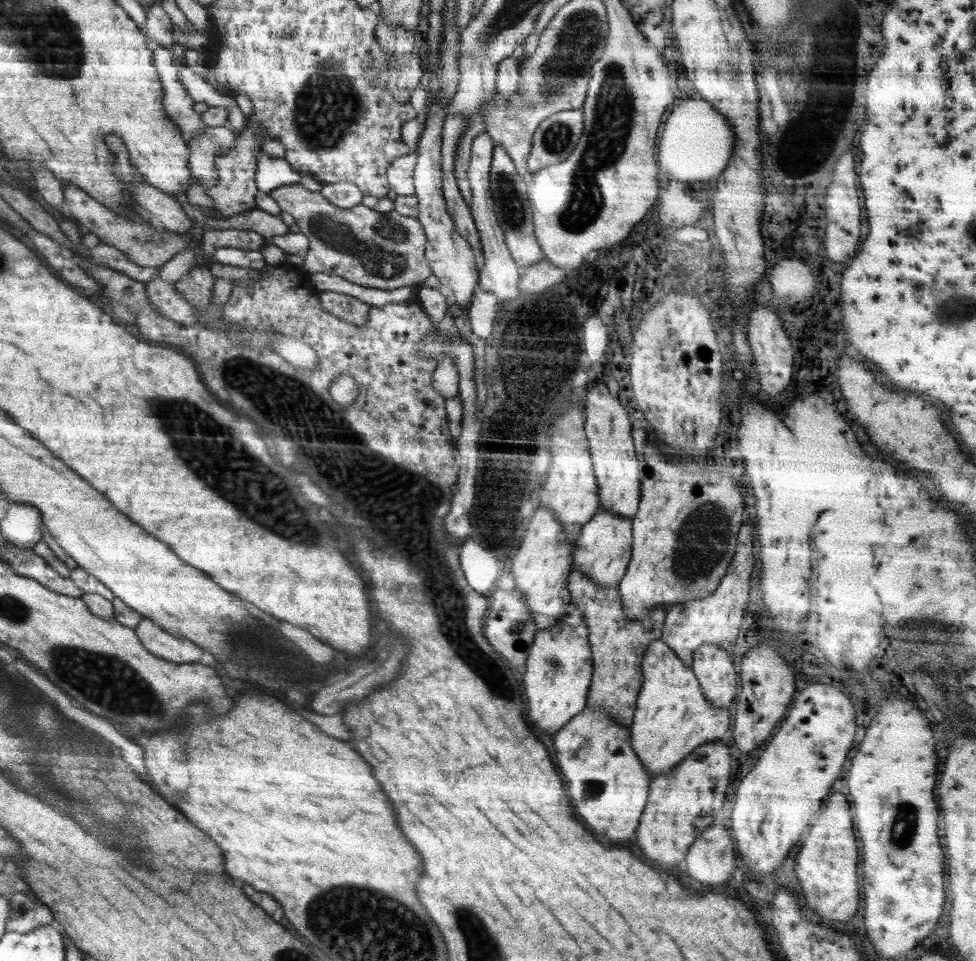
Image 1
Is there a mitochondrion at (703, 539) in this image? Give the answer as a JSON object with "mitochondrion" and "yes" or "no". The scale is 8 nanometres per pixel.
{"mitochondrion":"yes"}

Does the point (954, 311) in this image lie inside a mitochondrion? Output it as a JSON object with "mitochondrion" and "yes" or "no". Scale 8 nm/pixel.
{"mitochondrion":"yes"}

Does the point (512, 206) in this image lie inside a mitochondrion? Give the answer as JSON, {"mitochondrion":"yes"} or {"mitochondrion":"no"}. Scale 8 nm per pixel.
{"mitochondrion":"yes"}

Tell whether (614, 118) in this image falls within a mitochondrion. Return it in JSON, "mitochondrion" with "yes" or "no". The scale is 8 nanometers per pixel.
{"mitochondrion":"yes"}

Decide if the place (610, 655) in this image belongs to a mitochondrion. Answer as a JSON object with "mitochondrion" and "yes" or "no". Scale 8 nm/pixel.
{"mitochondrion":"no"}

